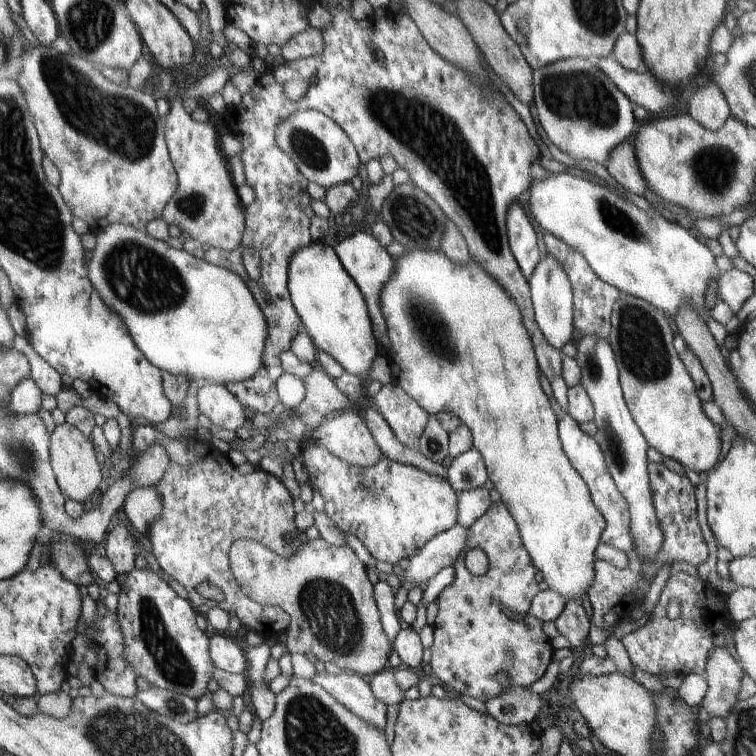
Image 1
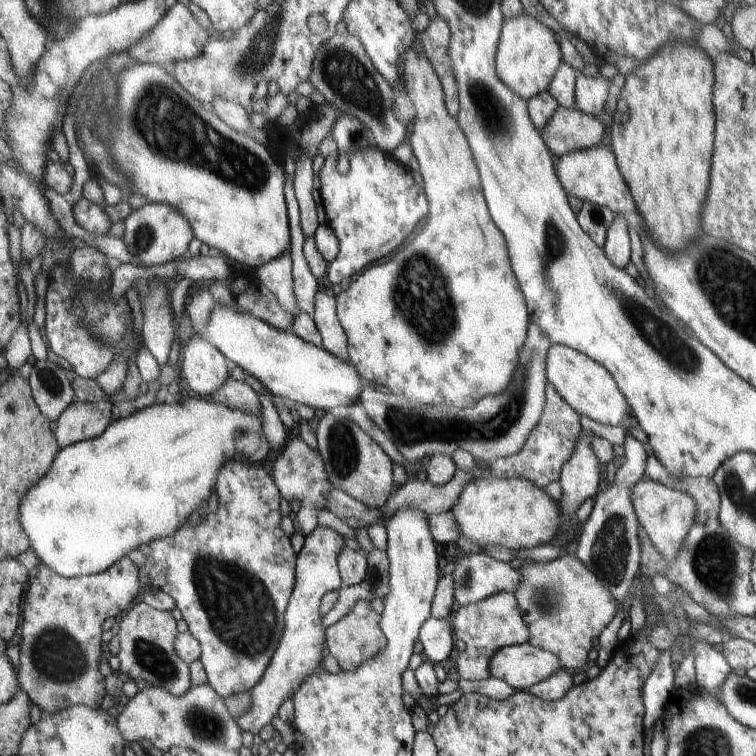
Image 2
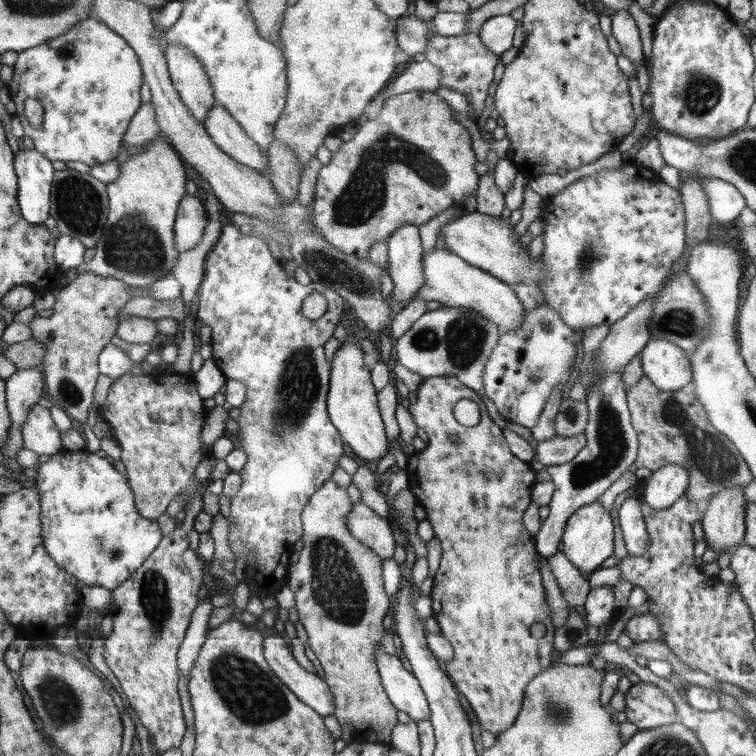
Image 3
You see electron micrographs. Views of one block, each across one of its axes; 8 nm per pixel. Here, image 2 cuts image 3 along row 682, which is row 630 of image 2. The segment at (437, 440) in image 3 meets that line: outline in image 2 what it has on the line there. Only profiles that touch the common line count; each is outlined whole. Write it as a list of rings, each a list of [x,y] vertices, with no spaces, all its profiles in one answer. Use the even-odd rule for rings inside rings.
[[[500,591],[484,601],[466,606],[456,606],[456,614],[450,620],[453,634],[466,643],[466,650],[458,654],[456,666],[462,679],[477,681],[491,676],[489,662],[492,655],[504,647],[528,643],[529,630],[519,611],[515,593]]]

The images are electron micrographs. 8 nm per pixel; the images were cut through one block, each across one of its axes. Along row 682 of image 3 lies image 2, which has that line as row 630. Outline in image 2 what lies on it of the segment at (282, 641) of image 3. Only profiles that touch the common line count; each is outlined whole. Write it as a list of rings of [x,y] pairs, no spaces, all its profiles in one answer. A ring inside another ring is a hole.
[[[317,527],[305,536],[302,550],[296,559],[296,584],[285,610],[285,627],[264,676],[250,691],[251,709],[235,721],[241,731],[258,734],[277,715],[284,700],[291,699],[300,685],[321,666],[325,646],[326,627],[323,625],[321,602],[324,596],[338,591],[343,585],[339,573],[338,557],[345,547],[344,537],[329,527]]]

